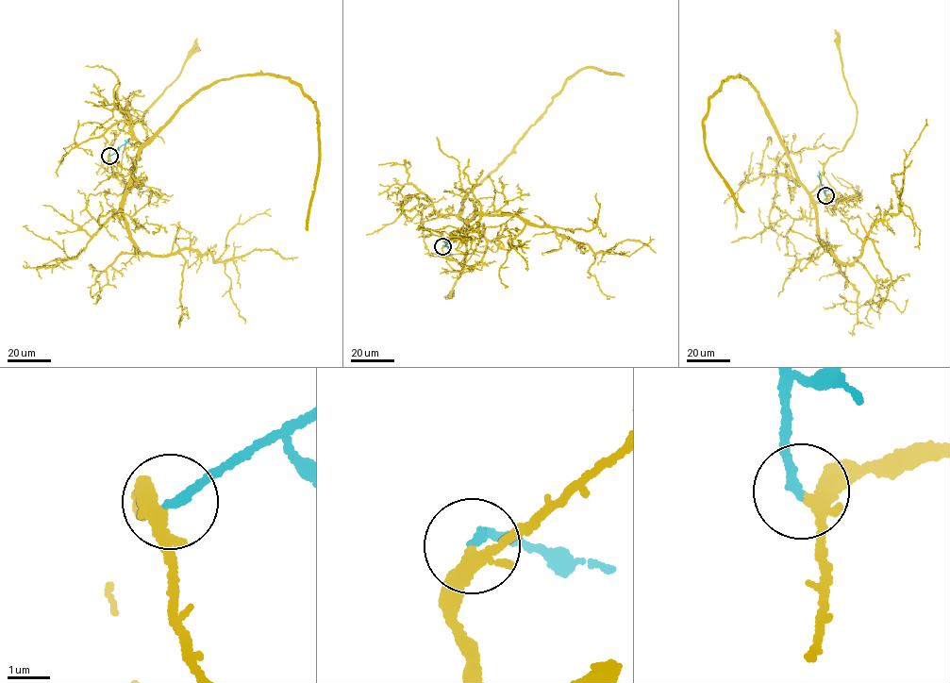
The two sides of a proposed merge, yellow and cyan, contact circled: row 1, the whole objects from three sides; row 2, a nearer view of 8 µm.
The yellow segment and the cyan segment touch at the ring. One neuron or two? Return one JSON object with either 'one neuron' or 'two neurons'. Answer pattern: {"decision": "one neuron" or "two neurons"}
{"decision": "one neuron"}

